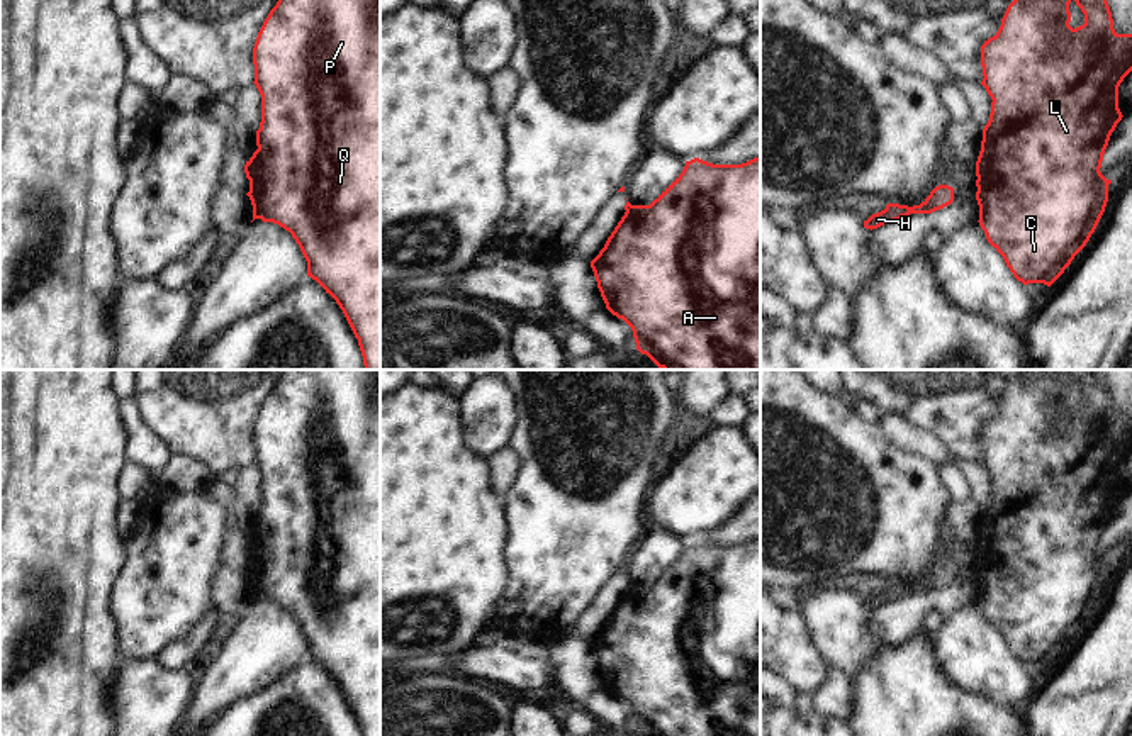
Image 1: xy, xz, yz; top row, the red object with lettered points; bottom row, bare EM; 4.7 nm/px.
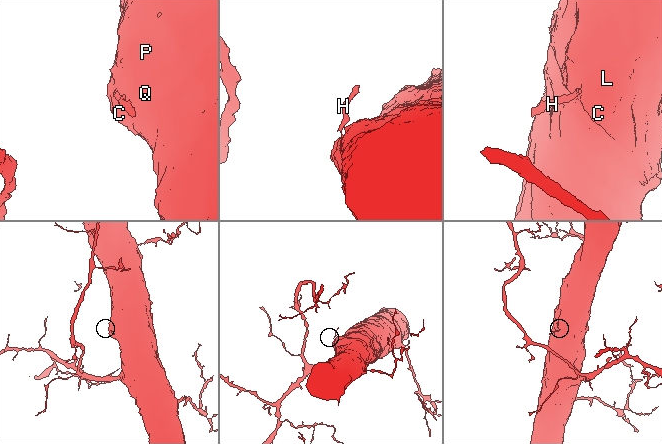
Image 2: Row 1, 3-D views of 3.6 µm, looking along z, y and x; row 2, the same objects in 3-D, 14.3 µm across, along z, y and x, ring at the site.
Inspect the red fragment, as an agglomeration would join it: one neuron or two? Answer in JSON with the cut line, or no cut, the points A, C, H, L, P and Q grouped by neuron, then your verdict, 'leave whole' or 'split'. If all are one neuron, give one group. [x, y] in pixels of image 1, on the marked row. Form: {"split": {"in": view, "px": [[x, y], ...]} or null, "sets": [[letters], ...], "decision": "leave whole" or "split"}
{"split": {"in": "xy", "px": [[246, 161], [250, 178]]}, "sets": [["A", "C", "L", "P", "Q"], ["H"]], "decision": "split"}

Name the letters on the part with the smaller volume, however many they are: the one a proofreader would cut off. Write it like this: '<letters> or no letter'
H

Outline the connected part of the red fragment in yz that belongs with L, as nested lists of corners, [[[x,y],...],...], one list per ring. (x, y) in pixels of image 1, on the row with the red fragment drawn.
[[[1013,0],[998,32],[981,46],[983,81],[991,97],[976,161],[979,226],[1023,285],[1051,287],[1086,246],[1107,202],[1108,185],[1100,168],[1110,136],[1122,120],[1118,86],[1132,71],[1132,34],[1117,34],[1107,0],[1074,0],[1084,24],[1073,29],[1071,0]]]

